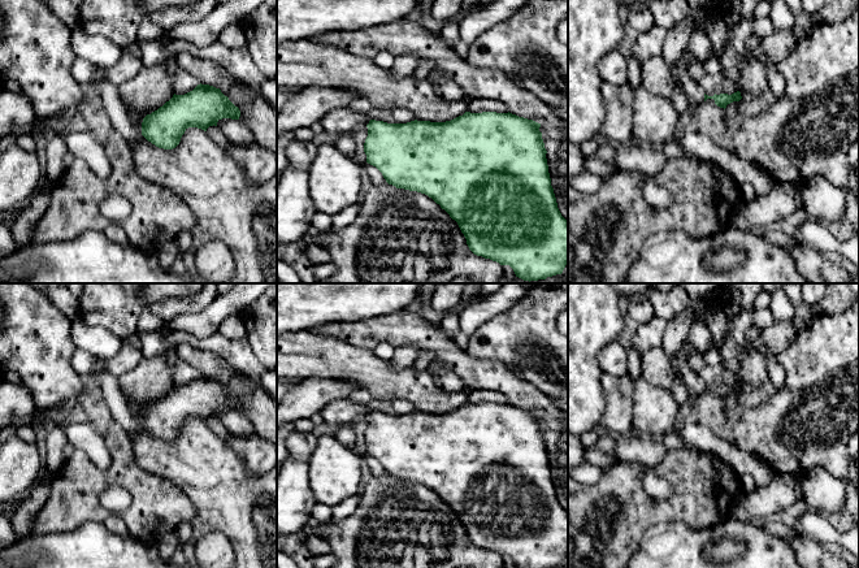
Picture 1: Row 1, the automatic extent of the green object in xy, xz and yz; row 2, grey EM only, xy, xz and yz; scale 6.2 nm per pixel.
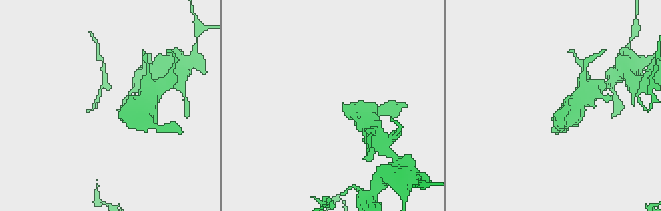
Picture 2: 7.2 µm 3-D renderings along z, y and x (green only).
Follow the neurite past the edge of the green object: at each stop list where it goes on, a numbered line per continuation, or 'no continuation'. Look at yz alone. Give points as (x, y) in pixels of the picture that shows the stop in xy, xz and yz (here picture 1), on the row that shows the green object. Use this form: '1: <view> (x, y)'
1: yz (693, 91)

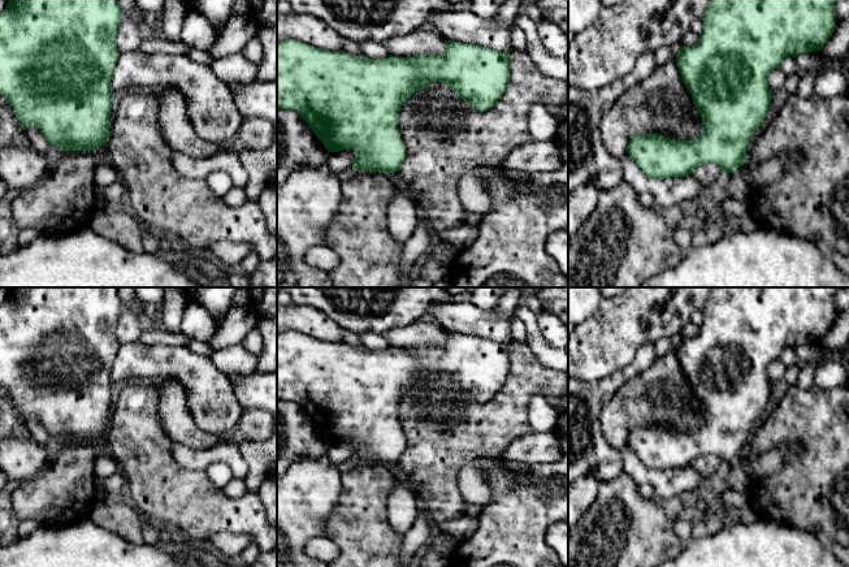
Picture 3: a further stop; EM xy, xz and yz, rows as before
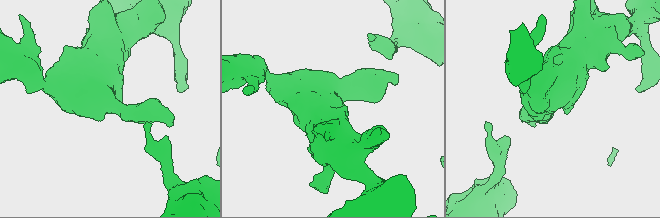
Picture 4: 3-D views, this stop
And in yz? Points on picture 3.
1: yz (770, 171)

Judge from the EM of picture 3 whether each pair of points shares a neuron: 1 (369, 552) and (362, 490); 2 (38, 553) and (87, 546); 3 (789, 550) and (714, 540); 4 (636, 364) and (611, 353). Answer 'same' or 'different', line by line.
1: same
2: same
3: same
4: different

